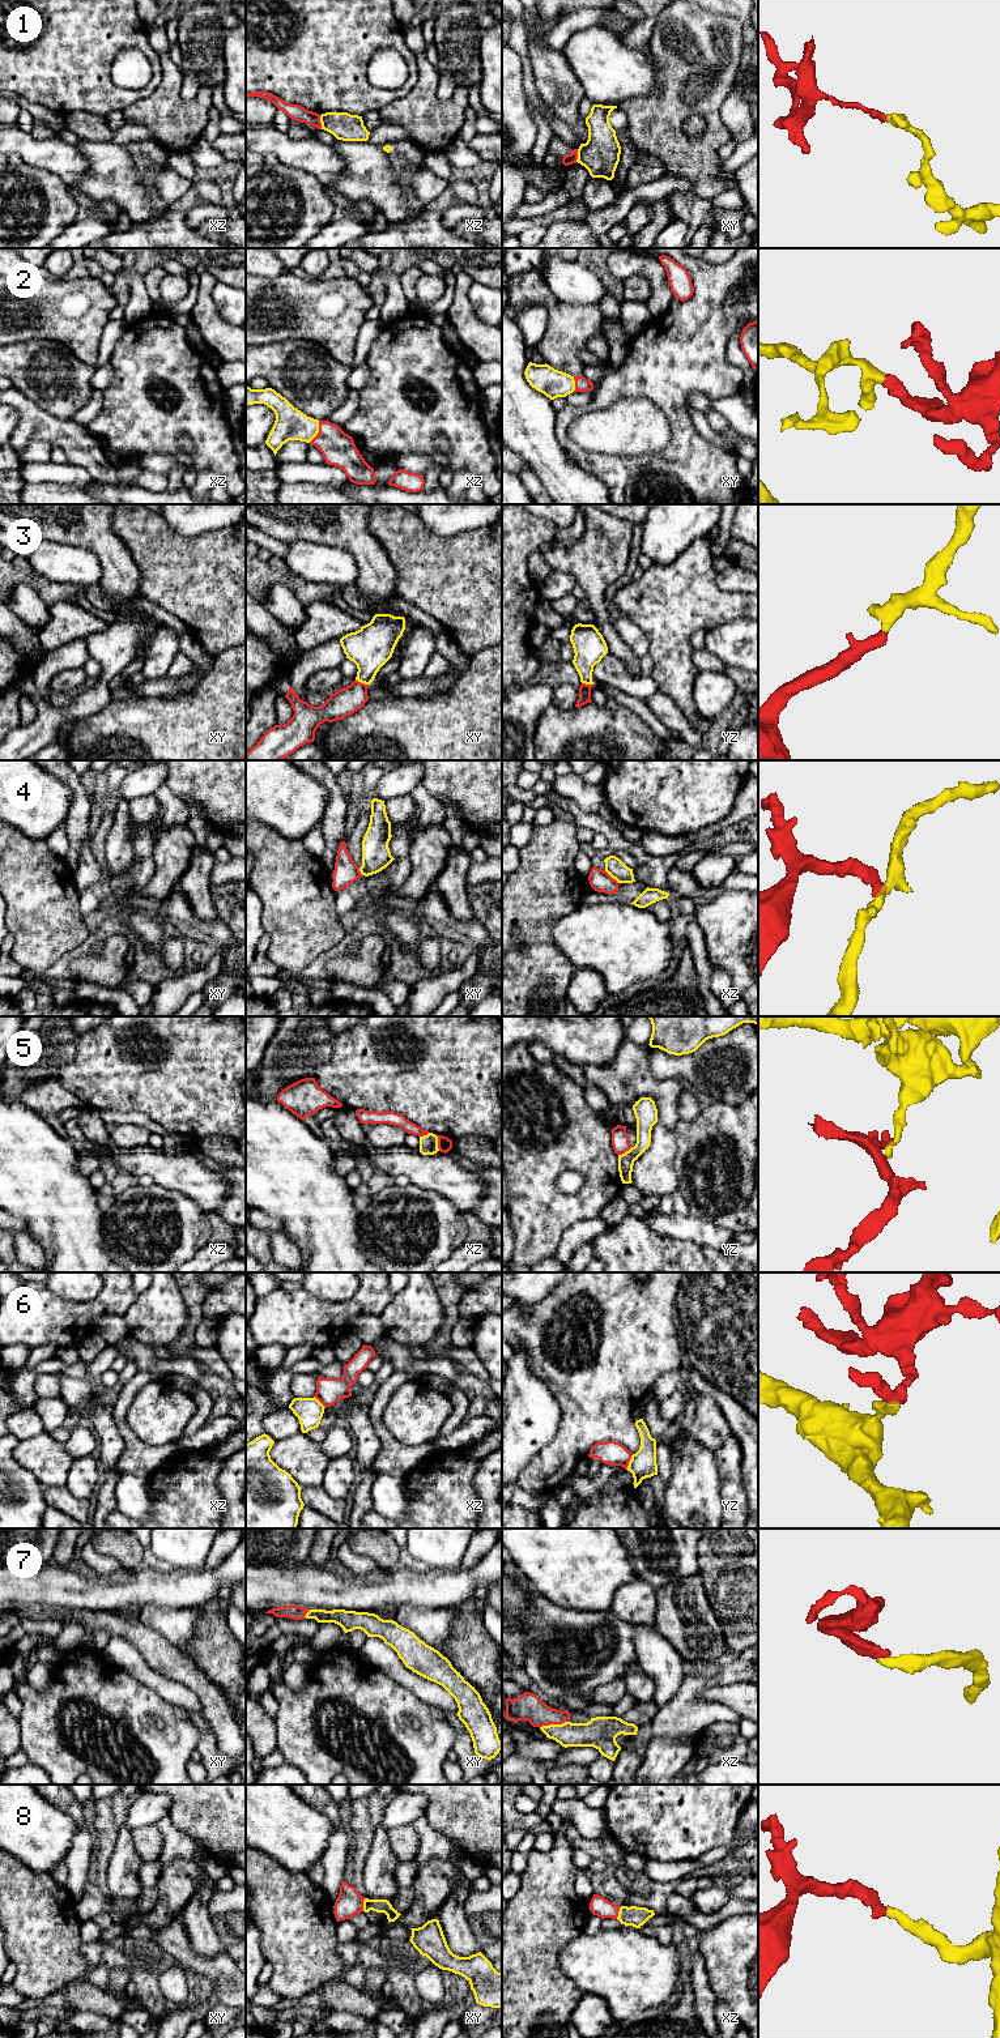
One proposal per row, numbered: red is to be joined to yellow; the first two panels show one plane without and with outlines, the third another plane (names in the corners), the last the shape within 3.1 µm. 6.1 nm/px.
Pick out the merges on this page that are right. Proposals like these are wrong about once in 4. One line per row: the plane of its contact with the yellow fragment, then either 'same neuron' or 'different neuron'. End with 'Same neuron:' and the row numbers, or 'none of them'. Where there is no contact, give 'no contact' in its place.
1: xz | different neuron
2: xz | same neuron
3: xy | same neuron
4: xz | different neuron
5: xz | different neuron
6: yz | different neuron
7: xz | same neuron
8: xy | same neuron
Same neuron: 2, 3, 7, 8

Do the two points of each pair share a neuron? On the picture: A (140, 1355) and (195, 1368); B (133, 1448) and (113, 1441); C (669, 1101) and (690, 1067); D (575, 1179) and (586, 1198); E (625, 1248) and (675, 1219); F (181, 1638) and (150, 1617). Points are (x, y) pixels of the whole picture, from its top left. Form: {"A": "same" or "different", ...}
{"A": "same", "B": "different", "C": "different", "D": "different", "E": "different", "F": "same"}

